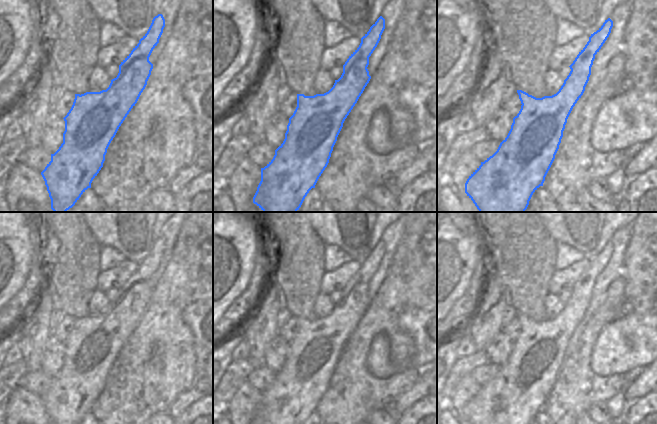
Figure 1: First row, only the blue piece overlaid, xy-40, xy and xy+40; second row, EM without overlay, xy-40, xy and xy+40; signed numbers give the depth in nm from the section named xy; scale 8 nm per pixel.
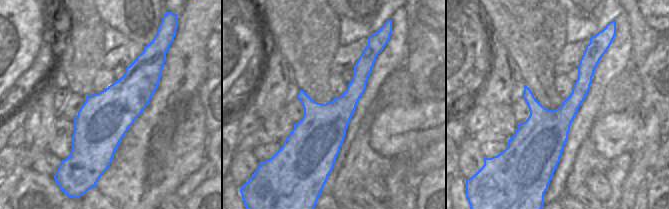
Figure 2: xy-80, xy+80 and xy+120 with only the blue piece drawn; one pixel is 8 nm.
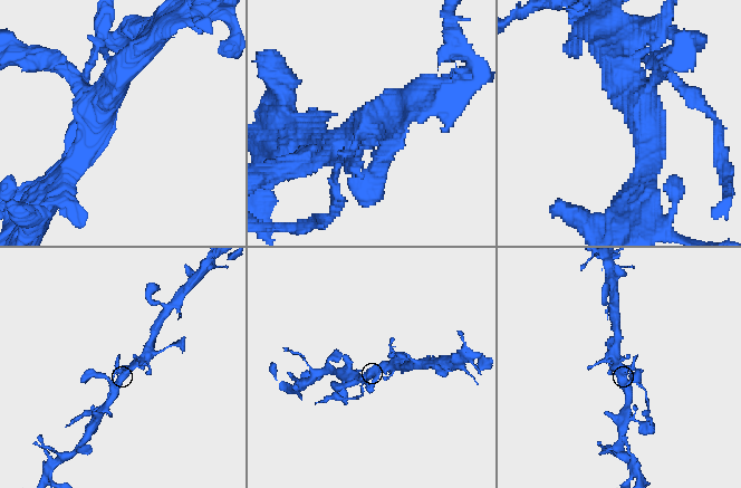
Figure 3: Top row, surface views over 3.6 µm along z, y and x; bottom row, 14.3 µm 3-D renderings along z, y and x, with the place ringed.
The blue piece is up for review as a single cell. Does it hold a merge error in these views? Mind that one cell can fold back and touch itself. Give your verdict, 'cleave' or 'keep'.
cleave

